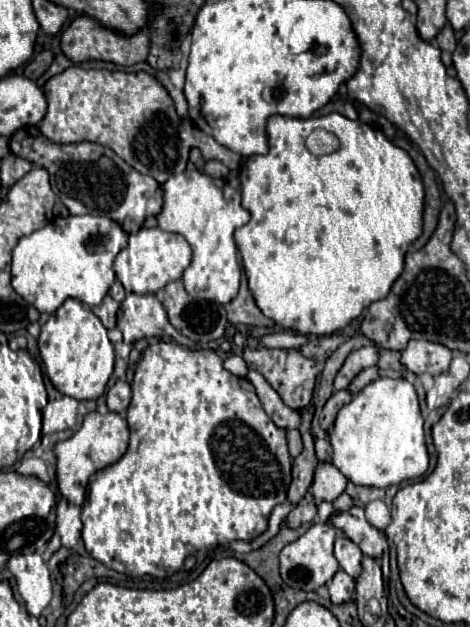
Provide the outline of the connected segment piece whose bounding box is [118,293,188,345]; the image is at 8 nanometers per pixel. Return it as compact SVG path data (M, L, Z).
M126 295L118 313L118 329L124 335L124 343L134 343L144 337L168 337L180 345L188 343L188 339L170 325L162 303L154 295Z

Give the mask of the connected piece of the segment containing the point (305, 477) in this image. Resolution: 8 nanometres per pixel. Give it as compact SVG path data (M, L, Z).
M312 405L302 411L300 433L302 433L302 441L304 441L304 451L292 463L292 483L290 483L290 489L288 489L288 501L294 503L294 505L306 495L306 491L312 483L312 477L314 477L314 467L318 463L316 453L314 453L314 439L310 437L312 415L314 415Z

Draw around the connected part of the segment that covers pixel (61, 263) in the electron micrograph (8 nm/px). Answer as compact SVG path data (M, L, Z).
M70 215L20 237L12 251L12 287L40 313L54 313L68 297L100 305L116 275L112 261L126 247L128 235L102 215Z

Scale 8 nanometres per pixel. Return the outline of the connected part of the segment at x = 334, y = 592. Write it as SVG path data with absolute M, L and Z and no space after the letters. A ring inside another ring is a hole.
M340 569L332 577L332 581L328 583L328 593L330 593L330 601L332 603L346 603L346 601L350 601L352 593L354 593L354 579Z

